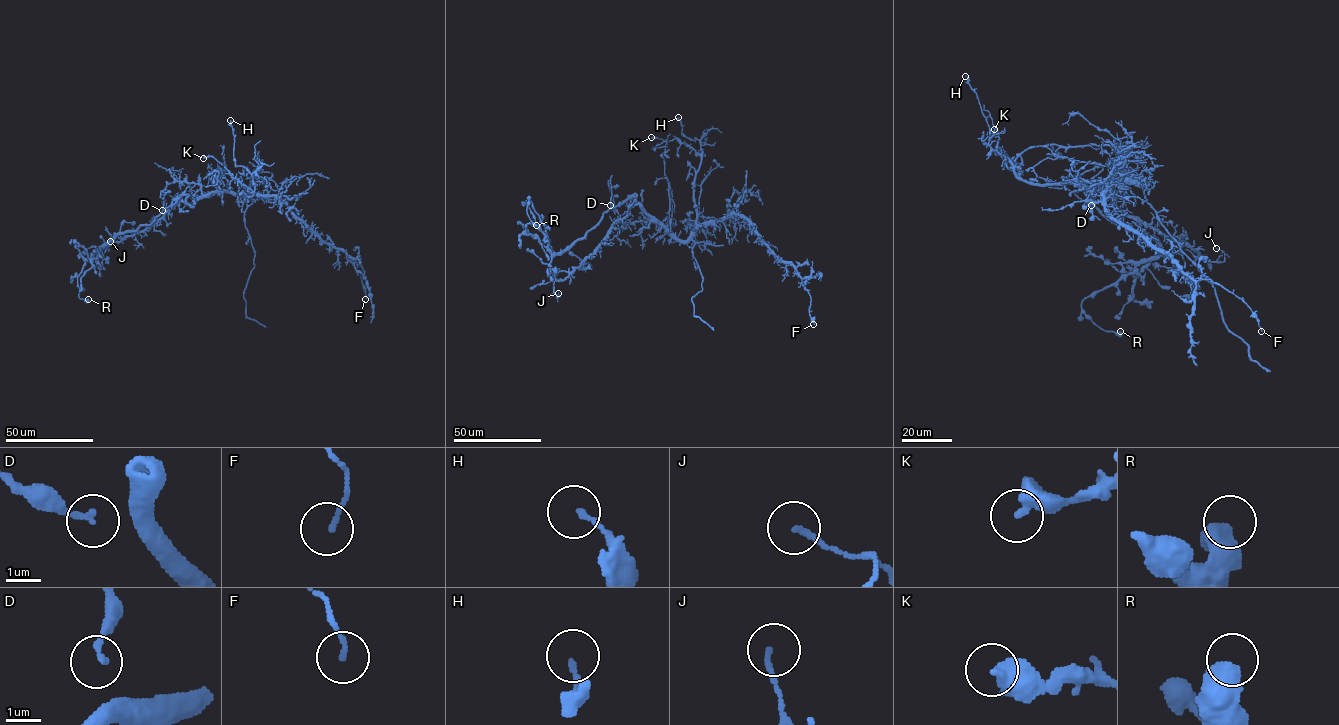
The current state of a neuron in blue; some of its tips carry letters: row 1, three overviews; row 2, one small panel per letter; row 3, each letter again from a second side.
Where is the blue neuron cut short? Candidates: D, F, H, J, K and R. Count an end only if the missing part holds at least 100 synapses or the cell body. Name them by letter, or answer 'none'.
none

